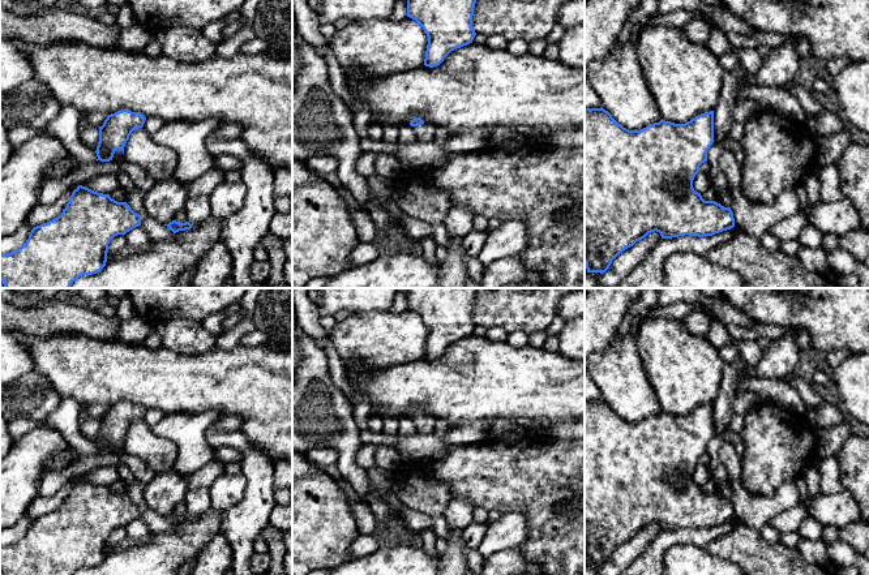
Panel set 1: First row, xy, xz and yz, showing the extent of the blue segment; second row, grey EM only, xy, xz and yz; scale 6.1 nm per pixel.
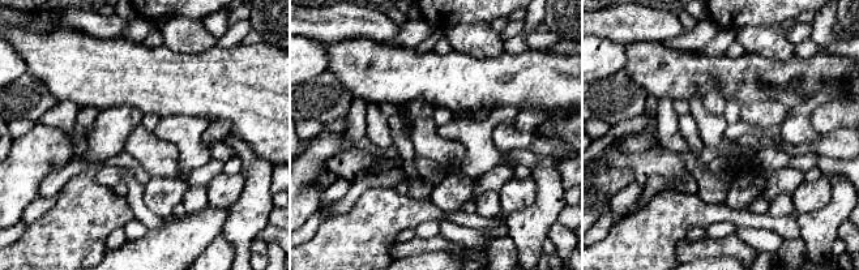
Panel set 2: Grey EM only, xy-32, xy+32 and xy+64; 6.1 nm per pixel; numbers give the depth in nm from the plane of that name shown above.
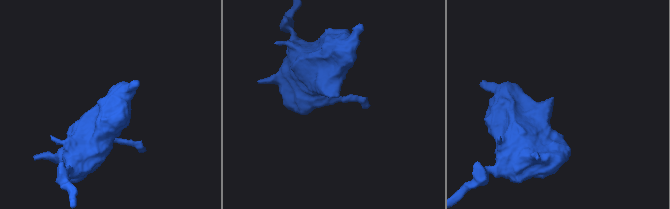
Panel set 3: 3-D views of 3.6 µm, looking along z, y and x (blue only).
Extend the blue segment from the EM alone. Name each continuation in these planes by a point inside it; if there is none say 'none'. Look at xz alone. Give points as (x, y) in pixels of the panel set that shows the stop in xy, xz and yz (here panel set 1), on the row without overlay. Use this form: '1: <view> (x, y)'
1: xz (424, 424)

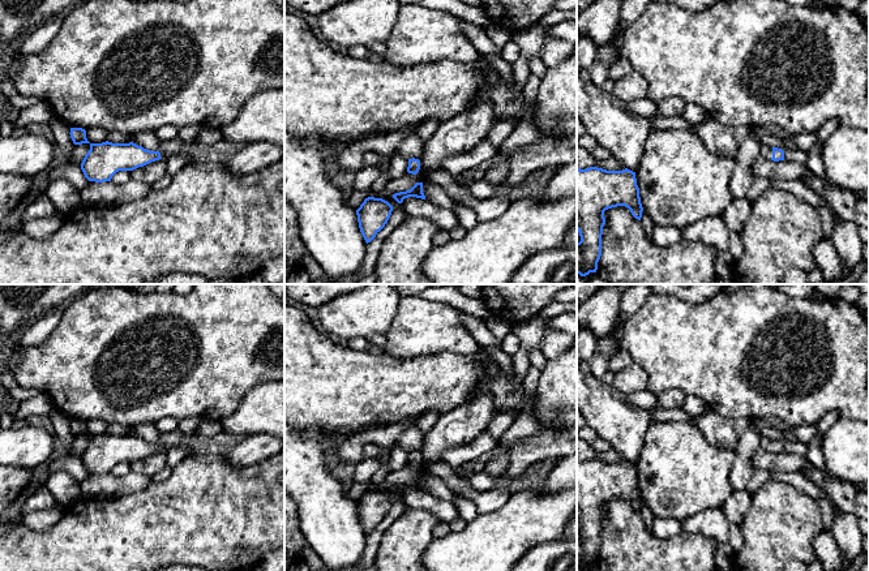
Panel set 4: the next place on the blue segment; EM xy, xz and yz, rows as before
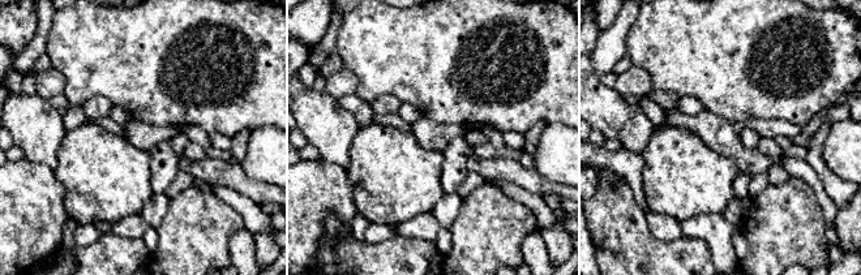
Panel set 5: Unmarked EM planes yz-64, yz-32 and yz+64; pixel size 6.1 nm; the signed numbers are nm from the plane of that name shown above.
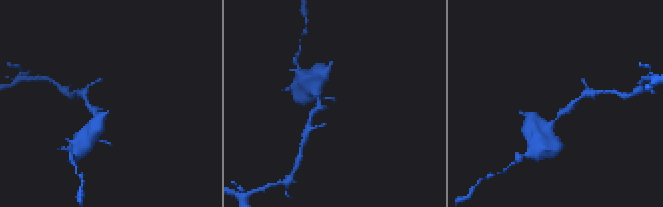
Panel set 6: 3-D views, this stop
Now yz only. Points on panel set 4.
1: yz (765, 443)

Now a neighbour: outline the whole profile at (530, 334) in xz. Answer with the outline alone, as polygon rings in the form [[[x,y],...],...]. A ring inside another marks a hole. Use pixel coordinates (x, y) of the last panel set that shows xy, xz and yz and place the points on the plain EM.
[[[536,315],[527,322],[514,323],[511,331],[519,339],[519,349],[513,357],[513,372],[517,382],[523,383],[528,368],[531,366],[528,355],[535,349],[540,349],[543,343],[543,318]]]

